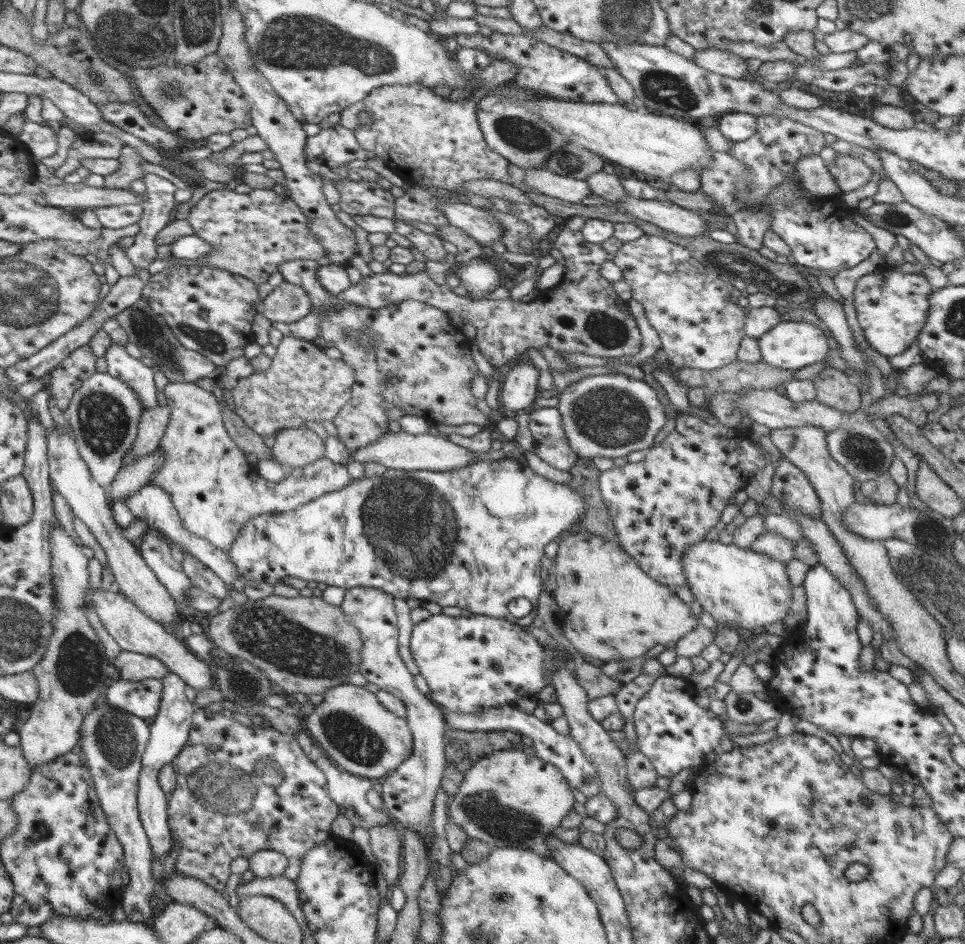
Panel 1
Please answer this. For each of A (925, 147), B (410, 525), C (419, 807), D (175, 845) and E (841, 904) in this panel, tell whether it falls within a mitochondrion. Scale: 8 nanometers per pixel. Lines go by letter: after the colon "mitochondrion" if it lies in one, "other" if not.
A: other
B: mitochondrion
C: other
D: other
E: other

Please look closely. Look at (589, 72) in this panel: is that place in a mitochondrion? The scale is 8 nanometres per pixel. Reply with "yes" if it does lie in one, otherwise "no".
no

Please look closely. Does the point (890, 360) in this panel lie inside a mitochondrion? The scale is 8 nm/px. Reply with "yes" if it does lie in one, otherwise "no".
no

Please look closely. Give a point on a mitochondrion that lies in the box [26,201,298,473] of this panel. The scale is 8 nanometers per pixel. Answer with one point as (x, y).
(103, 421)

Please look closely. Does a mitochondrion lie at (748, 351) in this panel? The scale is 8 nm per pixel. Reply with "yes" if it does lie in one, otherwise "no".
no

